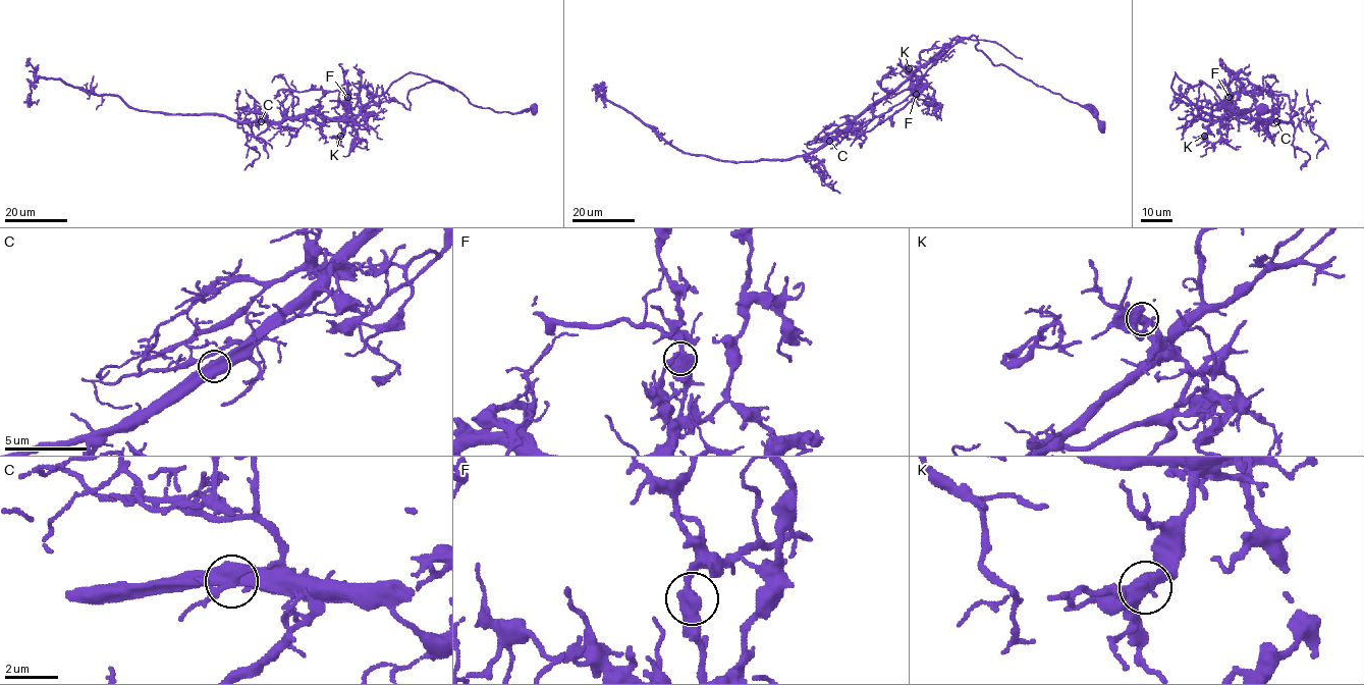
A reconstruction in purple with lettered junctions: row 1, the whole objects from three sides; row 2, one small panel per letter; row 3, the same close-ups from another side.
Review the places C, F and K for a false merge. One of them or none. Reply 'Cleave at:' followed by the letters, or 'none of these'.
Cleave at: C

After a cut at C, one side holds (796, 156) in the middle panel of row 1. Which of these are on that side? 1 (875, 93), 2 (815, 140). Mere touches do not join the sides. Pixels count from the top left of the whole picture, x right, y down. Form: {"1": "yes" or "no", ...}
{"1": "no", "2": "yes"}

